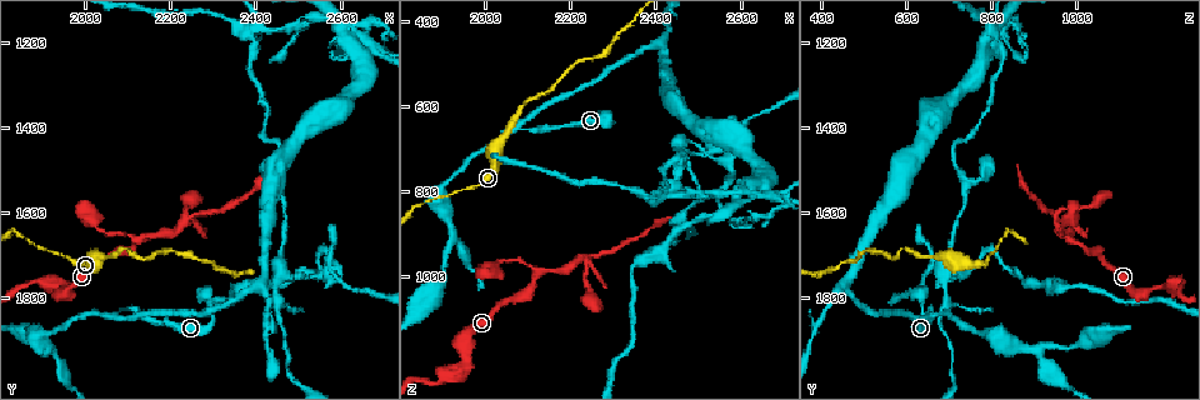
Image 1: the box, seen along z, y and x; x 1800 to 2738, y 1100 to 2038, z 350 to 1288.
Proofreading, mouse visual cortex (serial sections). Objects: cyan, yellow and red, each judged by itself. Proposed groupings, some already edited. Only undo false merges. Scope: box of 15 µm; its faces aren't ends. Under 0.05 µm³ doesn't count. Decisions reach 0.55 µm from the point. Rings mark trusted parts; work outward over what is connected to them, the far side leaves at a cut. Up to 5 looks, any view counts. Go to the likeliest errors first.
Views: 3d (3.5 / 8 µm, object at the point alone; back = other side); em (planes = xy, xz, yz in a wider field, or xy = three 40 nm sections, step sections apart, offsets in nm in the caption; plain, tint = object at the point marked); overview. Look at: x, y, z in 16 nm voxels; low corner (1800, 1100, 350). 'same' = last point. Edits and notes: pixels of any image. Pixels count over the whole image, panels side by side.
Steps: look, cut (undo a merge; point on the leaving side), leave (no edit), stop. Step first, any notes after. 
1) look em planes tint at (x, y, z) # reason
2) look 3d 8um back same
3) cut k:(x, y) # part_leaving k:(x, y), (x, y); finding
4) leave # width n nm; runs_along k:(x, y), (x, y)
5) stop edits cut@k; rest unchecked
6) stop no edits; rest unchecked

look 3d 8um at (2075, 1830, 650) # thin neck

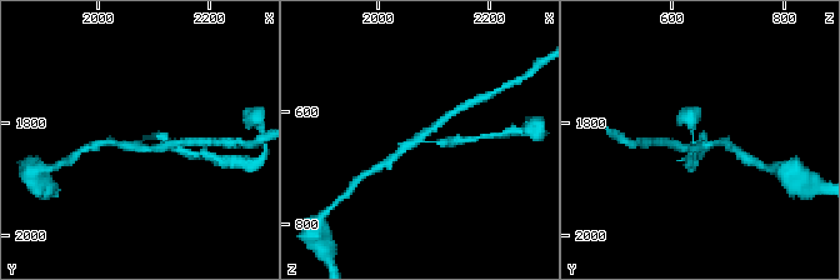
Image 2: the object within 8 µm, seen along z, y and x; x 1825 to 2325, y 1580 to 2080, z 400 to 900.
look 3d 3.5um back at (2075, 1835, 650)

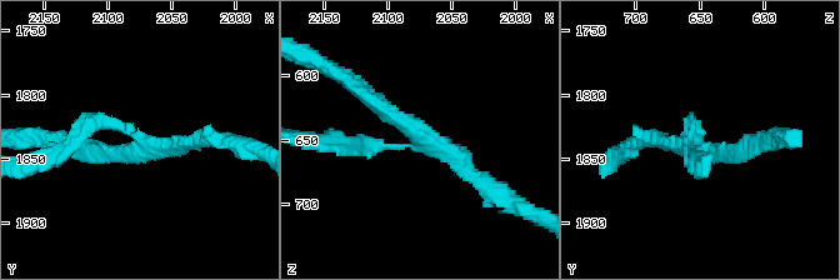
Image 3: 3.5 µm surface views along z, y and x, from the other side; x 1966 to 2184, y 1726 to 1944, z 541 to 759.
look em xy step 3 tint at (2074, 1836, 652) # arms 3; arm_widths 200, 200, 200 nm; now the EM

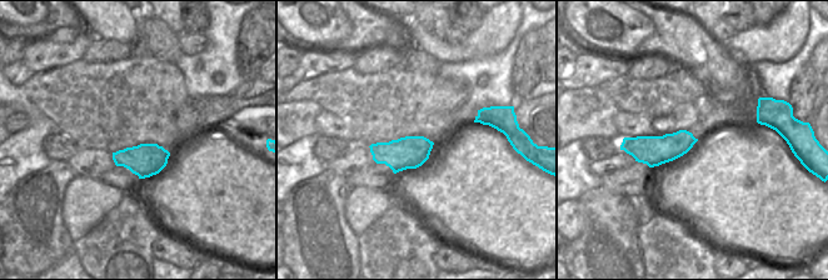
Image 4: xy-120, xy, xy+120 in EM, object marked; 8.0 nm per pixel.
leave # runs_along 3:(348, 148), (420, 141), (359, 86); continuous, no second cell

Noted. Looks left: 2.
look 3d 3.5um back at (2120, 1670, 1005) # arms part here

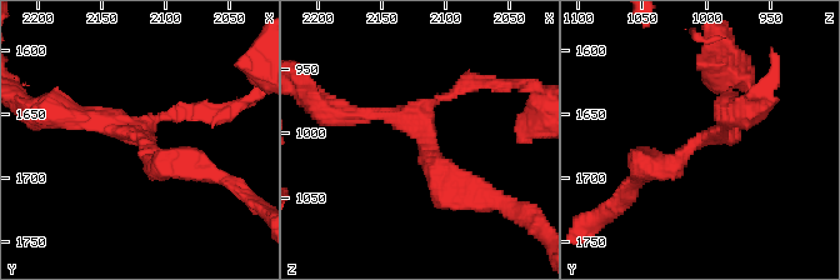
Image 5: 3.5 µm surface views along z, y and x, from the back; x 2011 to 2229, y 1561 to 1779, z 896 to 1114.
look em planes tint at (2120, 1668, 1002)

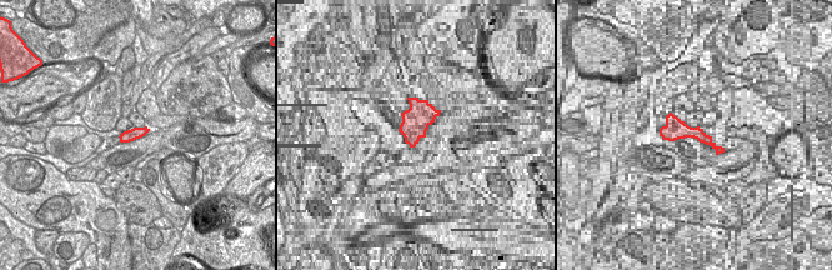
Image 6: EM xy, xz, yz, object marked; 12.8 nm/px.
leave # arm_widths 150, 200, 350 nm; runs_along 5:(463, 195), (405, 121), (348, 115); one cell here

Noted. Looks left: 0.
stop no edits; rest unchecked

